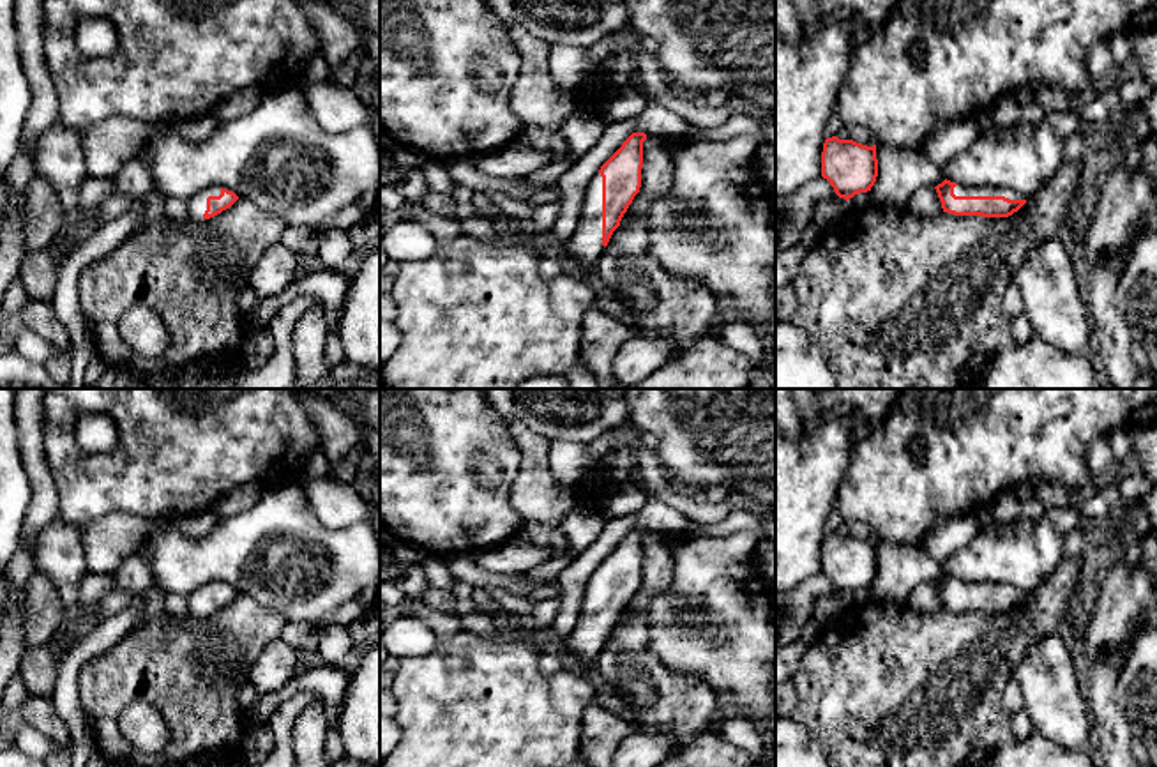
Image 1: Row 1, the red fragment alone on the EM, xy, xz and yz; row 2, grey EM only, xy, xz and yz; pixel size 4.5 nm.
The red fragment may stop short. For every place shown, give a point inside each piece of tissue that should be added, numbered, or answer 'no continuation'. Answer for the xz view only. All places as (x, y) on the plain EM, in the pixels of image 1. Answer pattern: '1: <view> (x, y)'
1: xz (585, 640)

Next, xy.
1: xy (196, 601)

